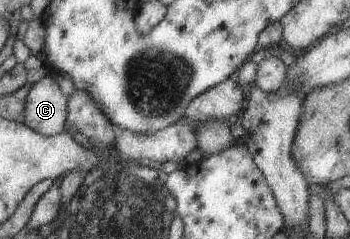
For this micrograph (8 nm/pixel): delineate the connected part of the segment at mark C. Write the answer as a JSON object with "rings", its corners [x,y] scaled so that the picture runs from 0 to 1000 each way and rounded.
{"rings":[[[129,314],[86,360],[66,435],[71,519],[123,569],[157,565],[186,540],[189,406],[157,335]]]}

